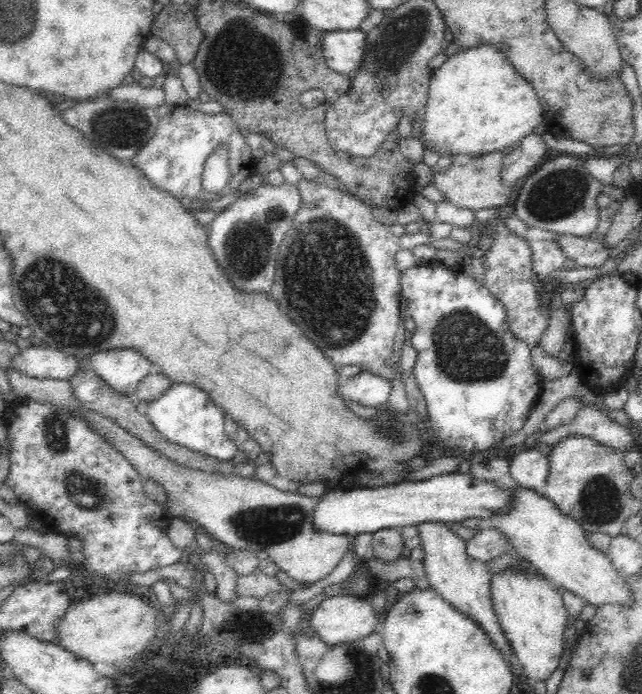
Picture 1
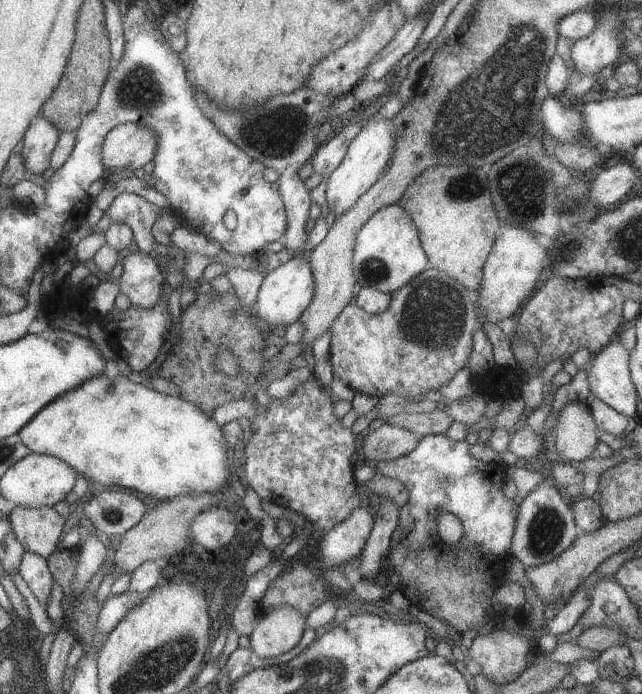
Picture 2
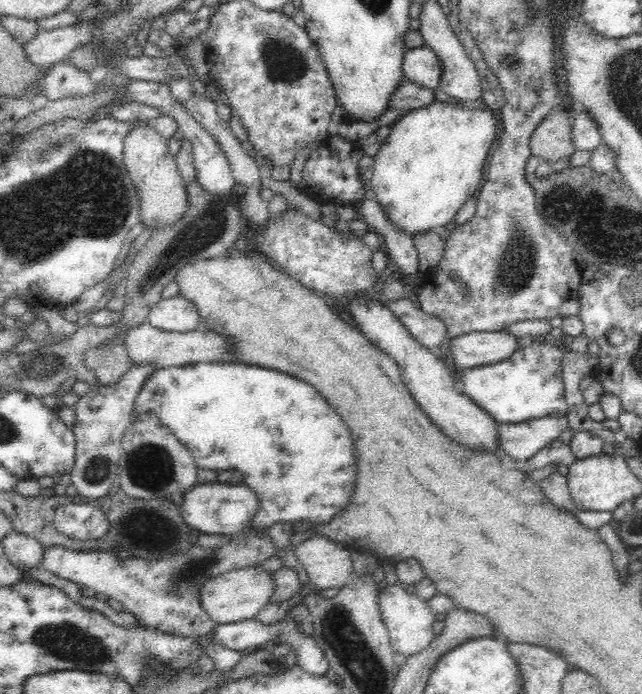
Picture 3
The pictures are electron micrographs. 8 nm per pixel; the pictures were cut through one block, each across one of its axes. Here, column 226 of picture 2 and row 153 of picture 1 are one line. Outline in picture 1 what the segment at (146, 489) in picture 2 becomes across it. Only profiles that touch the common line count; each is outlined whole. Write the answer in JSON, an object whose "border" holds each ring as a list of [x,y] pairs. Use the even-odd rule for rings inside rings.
{"border":[[[478,44],[474,48],[460,48],[448,56],[438,68],[434,68],[429,84],[424,120],[417,132],[430,149],[444,155],[467,154],[476,158],[497,152],[506,147],[514,147],[528,134],[541,125],[546,126],[546,116],[534,87],[508,60],[508,57],[493,44]]]}

